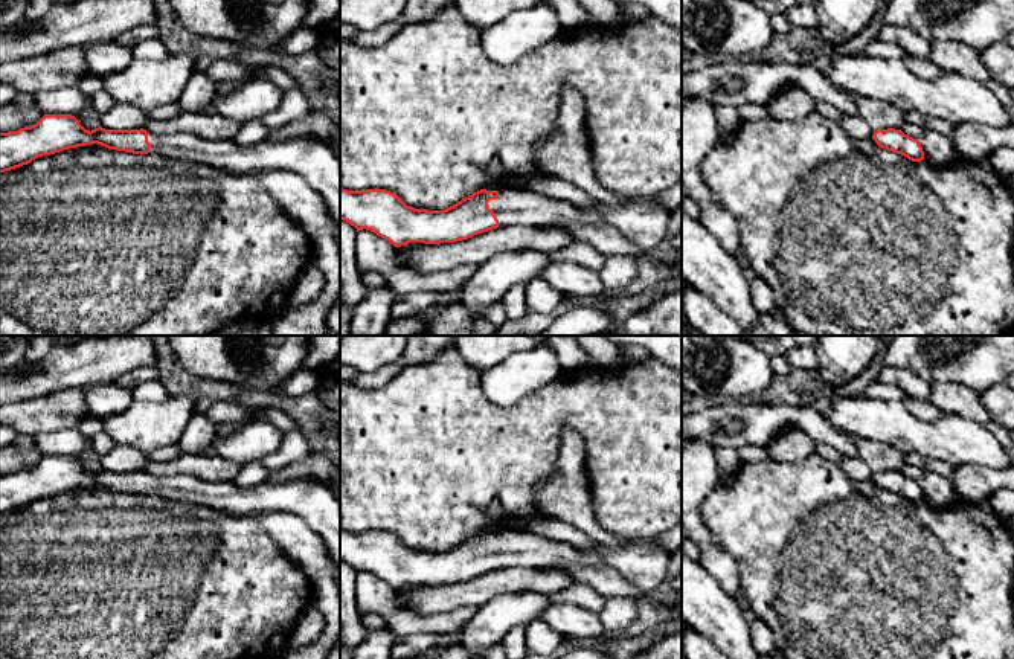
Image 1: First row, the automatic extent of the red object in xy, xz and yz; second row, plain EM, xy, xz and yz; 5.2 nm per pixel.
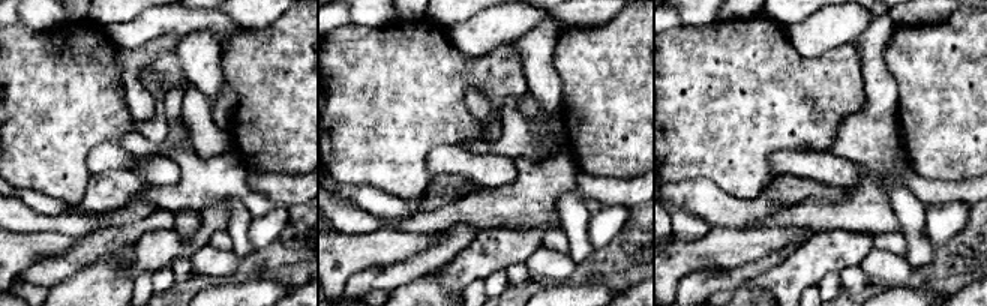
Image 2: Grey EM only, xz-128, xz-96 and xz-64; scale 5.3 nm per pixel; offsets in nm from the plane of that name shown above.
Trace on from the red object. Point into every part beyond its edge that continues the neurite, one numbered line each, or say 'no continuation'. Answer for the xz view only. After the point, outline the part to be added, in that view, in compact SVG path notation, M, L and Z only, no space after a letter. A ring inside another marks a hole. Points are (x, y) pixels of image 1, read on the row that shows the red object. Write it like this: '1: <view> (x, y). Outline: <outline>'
1: xz (644, 221). Outline: M508 188L500 189L499 197L489 200L488 206L496 214L499 227L552 227L569 223L595 226L602 221L643 250L654 249L663 241L671 215L671 209L653 197L631 198L618 206L598 201L596 211L584 211L566 200Z

